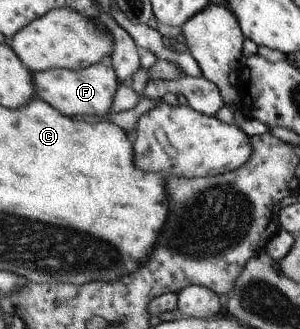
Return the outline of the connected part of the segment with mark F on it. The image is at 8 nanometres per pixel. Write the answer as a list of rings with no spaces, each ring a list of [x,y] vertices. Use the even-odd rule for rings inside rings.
[[[101,62],[85,69],[48,69],[32,71],[31,81],[34,96],[49,104],[61,115],[70,116],[104,116],[110,108],[116,87],[116,76],[112,67]]]

